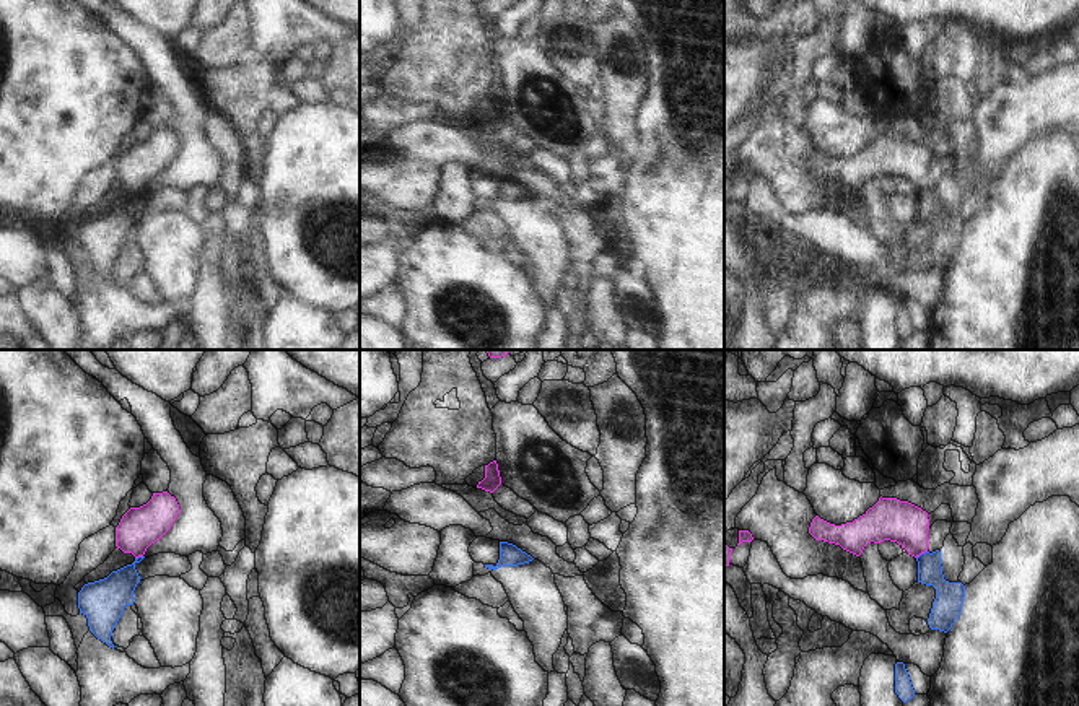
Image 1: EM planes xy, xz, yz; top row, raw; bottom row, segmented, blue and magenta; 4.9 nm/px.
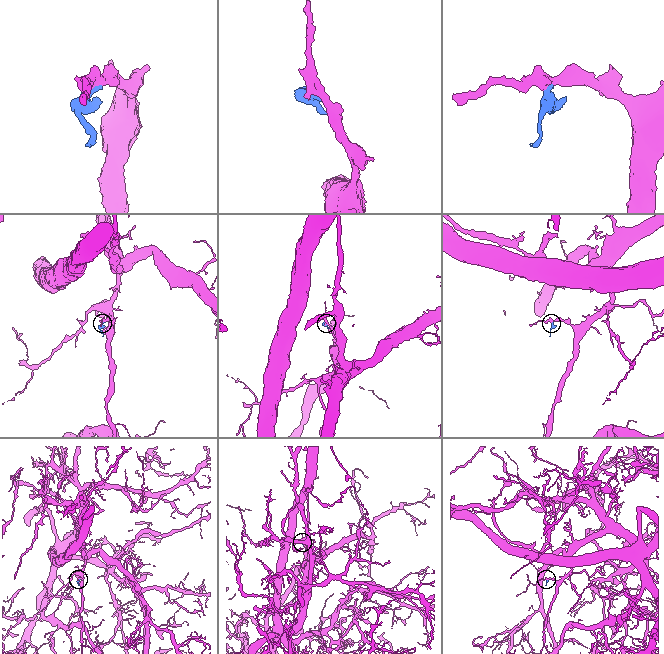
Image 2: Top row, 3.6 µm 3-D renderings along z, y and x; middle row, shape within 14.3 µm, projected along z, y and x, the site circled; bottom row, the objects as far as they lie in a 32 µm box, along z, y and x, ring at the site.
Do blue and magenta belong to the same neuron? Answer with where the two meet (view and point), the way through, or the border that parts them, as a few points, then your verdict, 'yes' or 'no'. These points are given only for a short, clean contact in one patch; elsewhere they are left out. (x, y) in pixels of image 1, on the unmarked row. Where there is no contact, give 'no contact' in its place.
contact yz (921, 189); border yz (926, 186), (915, 192); no

